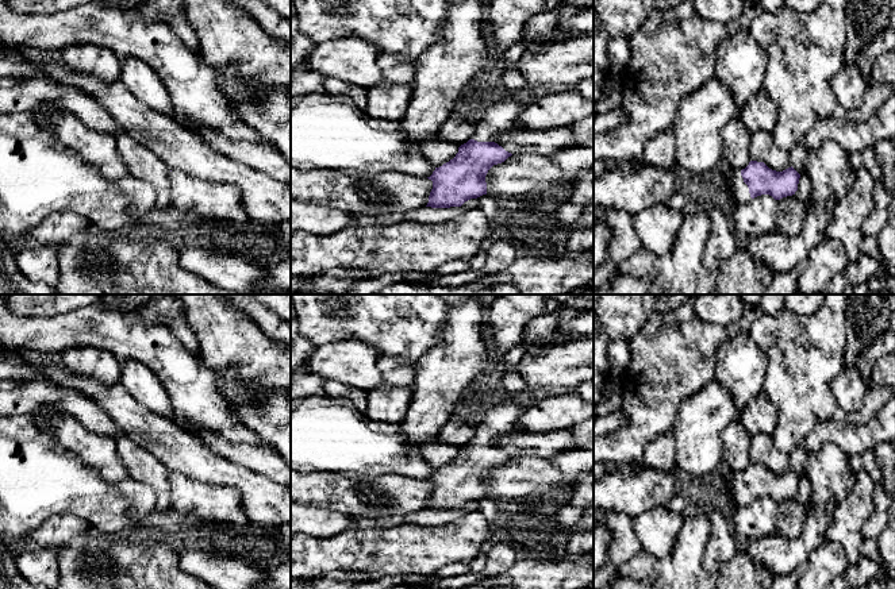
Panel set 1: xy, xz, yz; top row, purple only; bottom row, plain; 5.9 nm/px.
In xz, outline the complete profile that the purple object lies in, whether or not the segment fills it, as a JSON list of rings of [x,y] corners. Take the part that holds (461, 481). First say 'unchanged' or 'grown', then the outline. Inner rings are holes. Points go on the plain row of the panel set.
grown | [[[529,394],[510,397],[488,411],[476,426],[473,439],[458,450],[456,459],[427,480],[433,484],[433,492],[426,509],[461,509],[470,501],[487,497],[488,473],[512,458],[496,446],[496,440],[503,435],[527,431],[521,417],[531,404]]]

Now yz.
grown | [[[750,463],[742,473],[725,470],[723,492],[735,511],[761,497],[775,503],[792,498],[798,493],[799,481],[800,477],[792,469],[776,474],[764,465]]]

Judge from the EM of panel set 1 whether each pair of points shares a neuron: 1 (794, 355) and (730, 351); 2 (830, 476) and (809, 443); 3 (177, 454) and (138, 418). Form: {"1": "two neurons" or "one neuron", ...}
{"1": "two neurons", "2": "two neurons", "3": "one neuron"}

